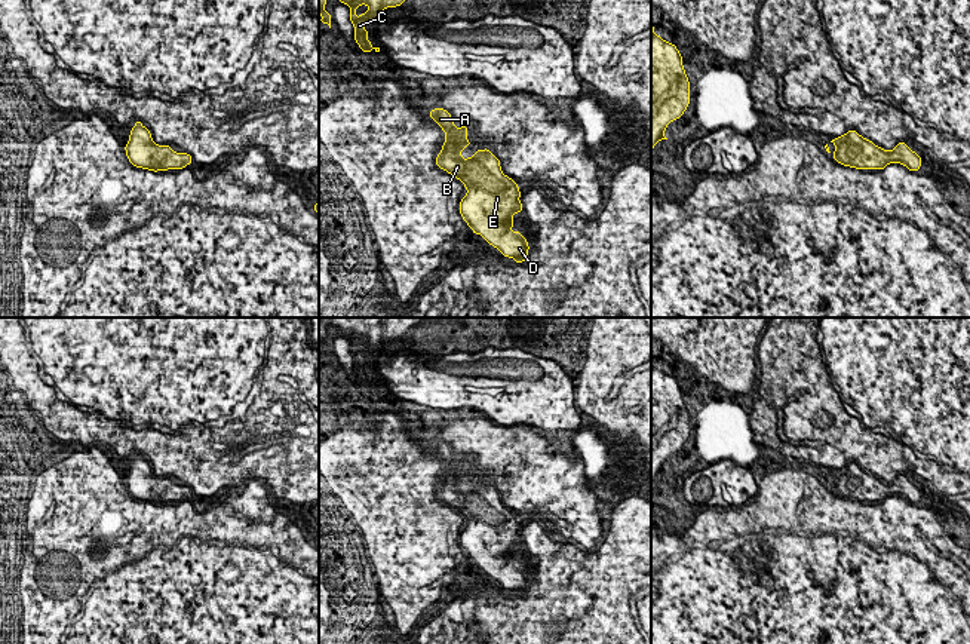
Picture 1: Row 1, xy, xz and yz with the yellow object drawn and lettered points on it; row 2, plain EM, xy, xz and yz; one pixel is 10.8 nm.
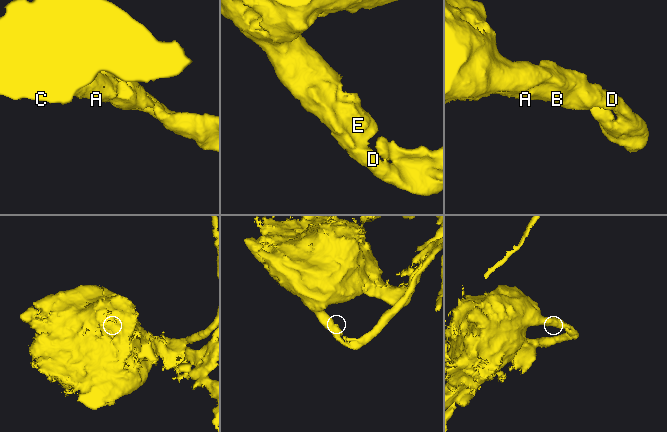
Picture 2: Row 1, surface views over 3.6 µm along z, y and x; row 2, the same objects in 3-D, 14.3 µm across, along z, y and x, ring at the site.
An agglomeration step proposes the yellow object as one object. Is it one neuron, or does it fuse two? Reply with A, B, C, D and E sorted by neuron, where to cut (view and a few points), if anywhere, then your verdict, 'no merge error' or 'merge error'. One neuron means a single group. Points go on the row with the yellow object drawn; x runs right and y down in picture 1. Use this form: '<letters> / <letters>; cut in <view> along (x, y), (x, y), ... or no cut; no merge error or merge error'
A B C D E; no cut; no merge error

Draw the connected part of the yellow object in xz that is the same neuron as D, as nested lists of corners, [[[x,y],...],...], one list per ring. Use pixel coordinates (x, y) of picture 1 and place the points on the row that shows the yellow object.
[[[443,108],[429,111],[445,132],[446,141],[436,157],[436,165],[458,178],[467,188],[460,200],[460,214],[475,234],[495,246],[504,257],[518,264],[528,257],[527,239],[513,227],[513,214],[522,214],[519,187],[501,172],[500,160],[491,150],[478,150],[472,157],[461,159],[461,150],[472,142],[466,139],[467,126],[454,128],[454,120]]]

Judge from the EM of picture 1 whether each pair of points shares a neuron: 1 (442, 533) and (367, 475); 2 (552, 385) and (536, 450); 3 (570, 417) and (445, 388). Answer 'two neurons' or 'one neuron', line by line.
1: two neurons
2: two neurons
3: one neuron

